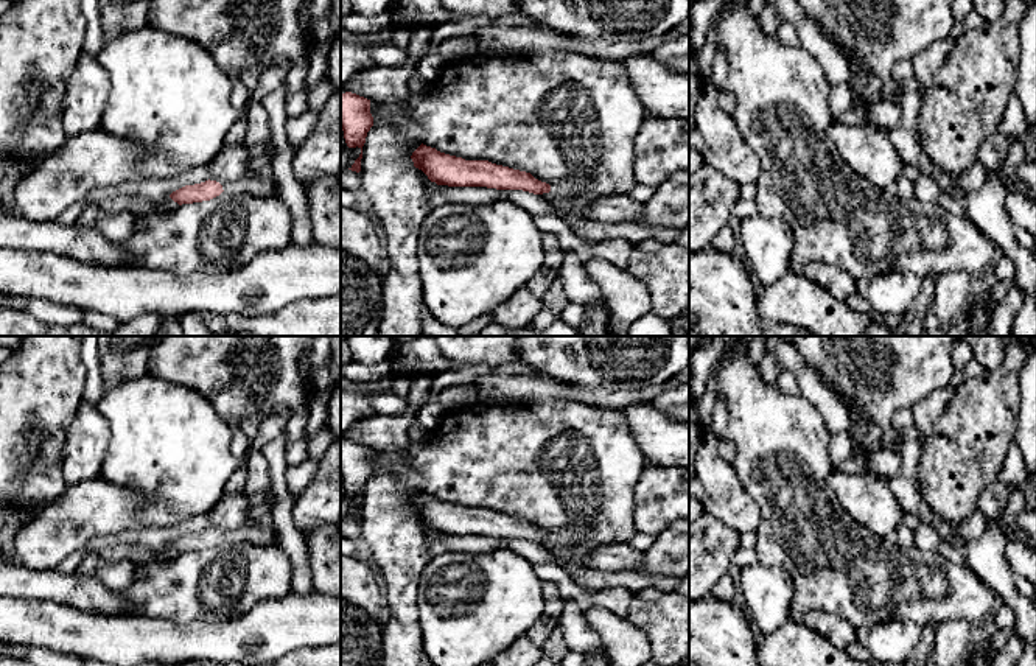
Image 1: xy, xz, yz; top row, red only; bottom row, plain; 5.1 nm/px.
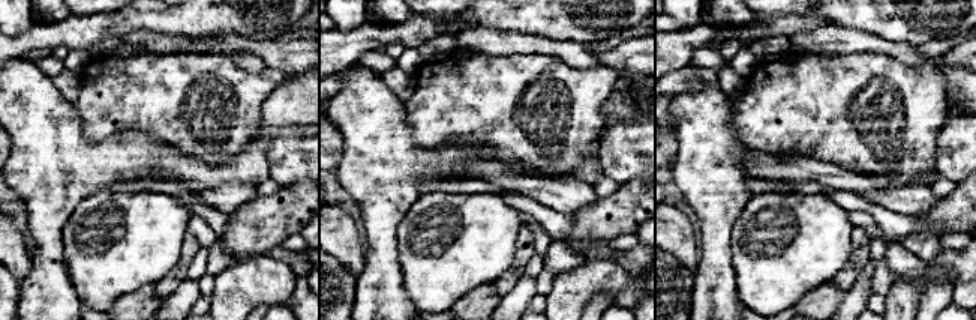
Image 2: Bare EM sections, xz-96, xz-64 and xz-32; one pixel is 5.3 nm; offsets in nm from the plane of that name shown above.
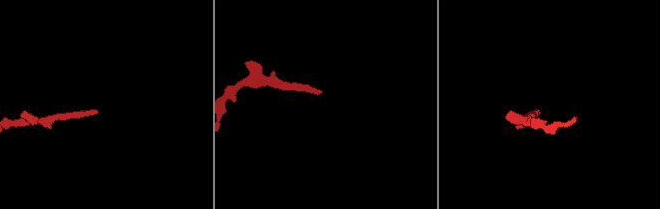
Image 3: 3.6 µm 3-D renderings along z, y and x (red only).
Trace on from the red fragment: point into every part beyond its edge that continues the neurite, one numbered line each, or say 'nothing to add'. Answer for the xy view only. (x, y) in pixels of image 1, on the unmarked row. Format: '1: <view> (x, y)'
1: xy (258, 534)

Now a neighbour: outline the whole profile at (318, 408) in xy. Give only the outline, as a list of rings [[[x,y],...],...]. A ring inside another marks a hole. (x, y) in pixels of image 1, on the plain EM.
[[[328,389],[311,394],[308,403],[308,420],[303,436],[305,440],[313,439],[325,428],[330,397],[331,392]]]

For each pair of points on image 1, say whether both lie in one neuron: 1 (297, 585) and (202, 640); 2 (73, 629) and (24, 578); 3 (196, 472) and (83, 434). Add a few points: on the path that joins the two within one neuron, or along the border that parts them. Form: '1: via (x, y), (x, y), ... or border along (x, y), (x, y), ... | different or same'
1: border along (313, 587), (307, 593), (291, 590) | different
2: border along (16, 596), (44, 598), (80, 609) | different
3: border along (98, 406), (109, 428), (109, 445), (98, 476) | different

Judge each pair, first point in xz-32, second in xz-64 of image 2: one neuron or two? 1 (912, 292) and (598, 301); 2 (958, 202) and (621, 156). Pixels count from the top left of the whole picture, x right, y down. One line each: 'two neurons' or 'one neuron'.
1: two neurons
2: two neurons

